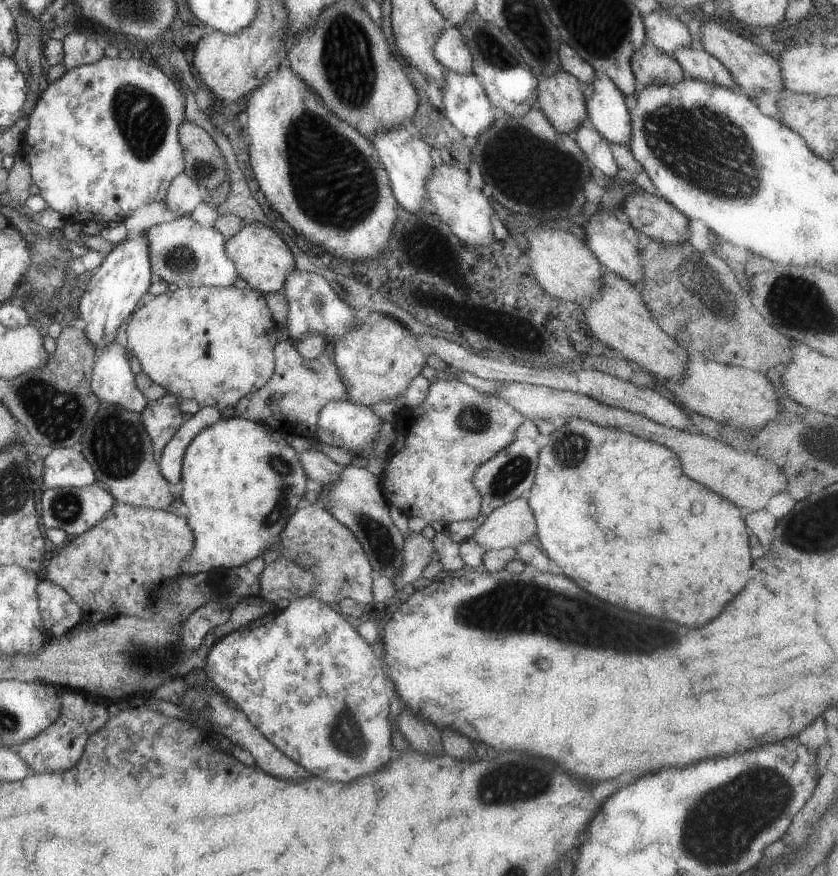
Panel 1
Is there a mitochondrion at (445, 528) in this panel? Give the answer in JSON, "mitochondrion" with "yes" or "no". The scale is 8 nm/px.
{"mitochondrion":"no"}

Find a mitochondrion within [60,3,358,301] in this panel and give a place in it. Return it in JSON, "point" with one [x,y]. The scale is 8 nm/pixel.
{"point":[142,121]}

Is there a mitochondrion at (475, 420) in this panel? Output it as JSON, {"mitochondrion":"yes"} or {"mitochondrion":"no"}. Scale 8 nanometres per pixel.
{"mitochondrion":"yes"}

